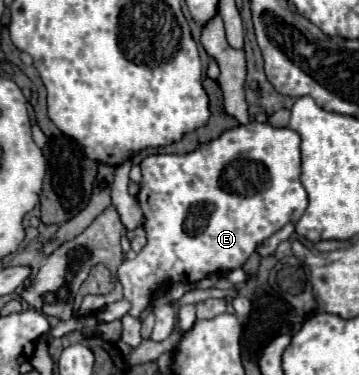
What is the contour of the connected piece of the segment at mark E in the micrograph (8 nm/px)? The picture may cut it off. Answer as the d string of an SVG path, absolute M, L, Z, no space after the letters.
M248 123L248 125L238 125L230 131L224 131L218 139L212 139L208 143L202 143L198 145L198 149L194 149L192 153L186 153L186 155L148 155L142 163L142 183L140 183L140 191L138 191L138 203L142 207L142 213L144 213L144 231L146 231L146 237L148 237L148 243L146 247L136 255L134 261L130 259L124 259L120 269L118 269L118 279L124 287L124 297L132 301L132 309L130 309L130 315L138 317L138 313L150 303L152 295L156 293L156 289L168 285L168 283L196 283L200 281L204 275L212 275L212 273L222 273L222 271L232 271L232 269L238 269L242 267L242 263L258 249L258 245L268 239L270 235L274 235L276 231L280 231L286 223L296 223L306 205L308 205L308 197L306 197L306 191L302 187L302 181L300 181L300 135L288 127L272 127L268 123Z

